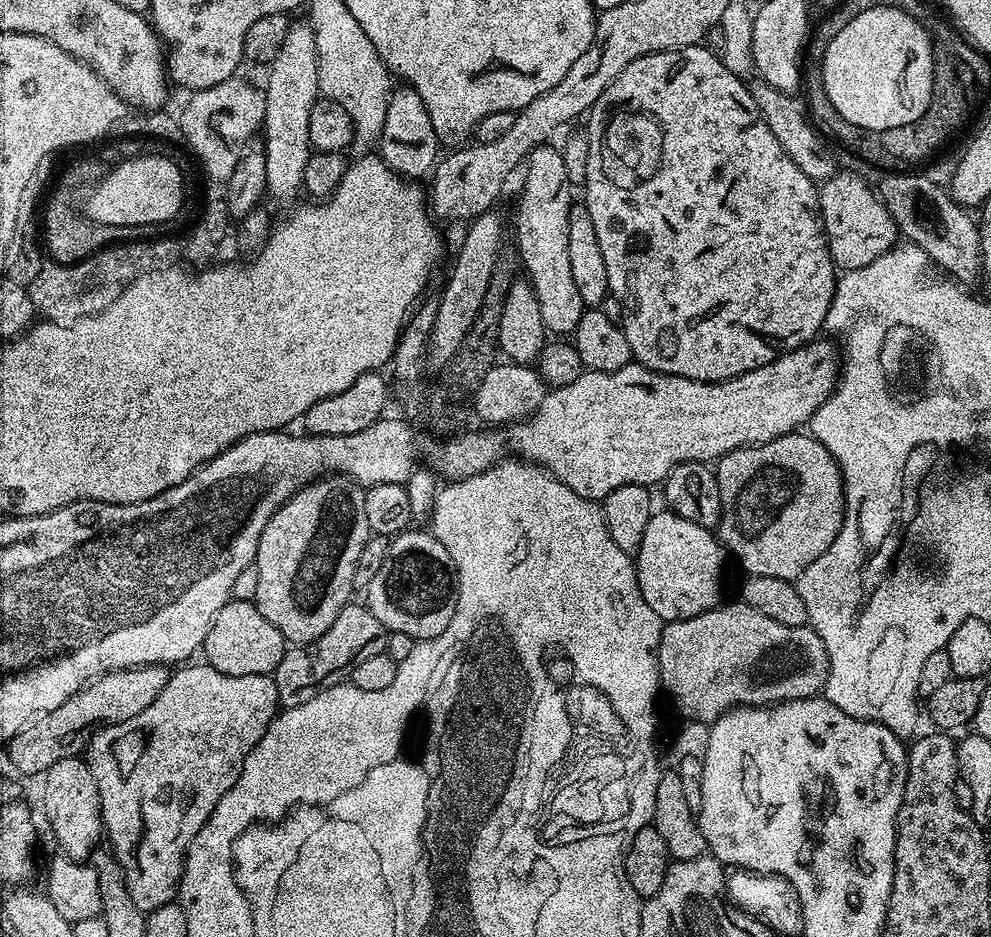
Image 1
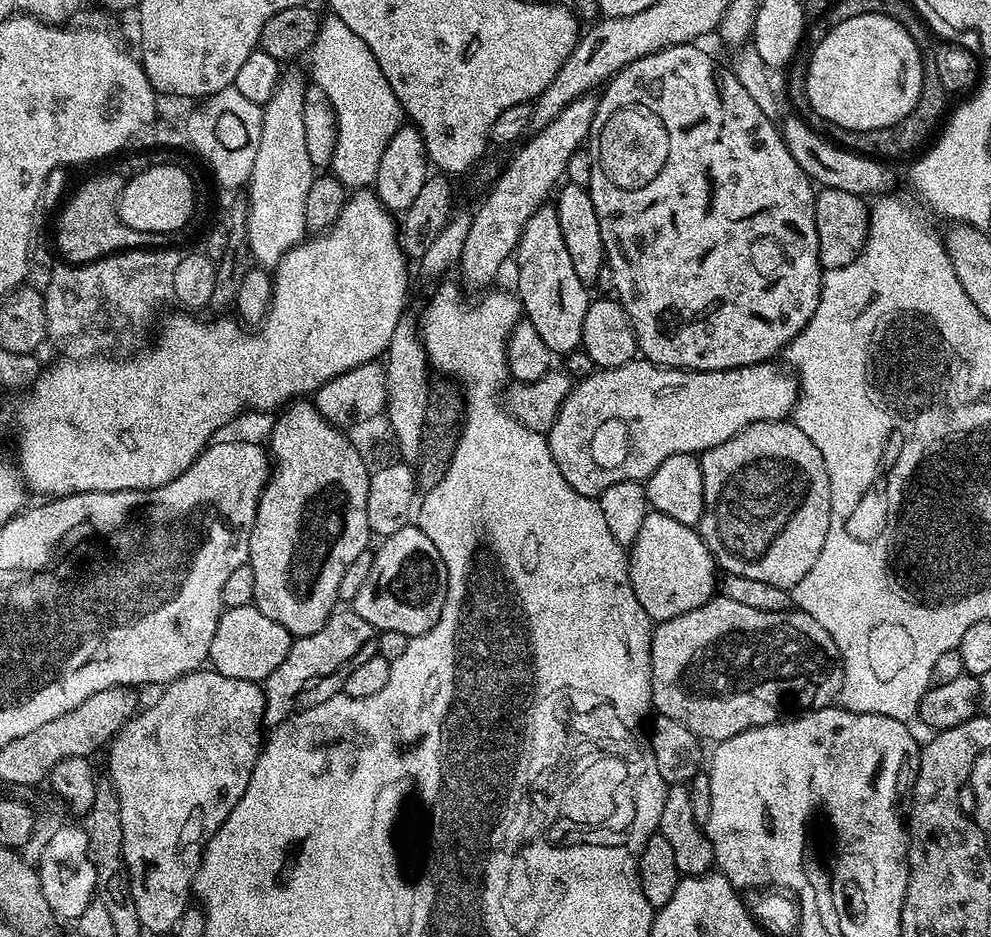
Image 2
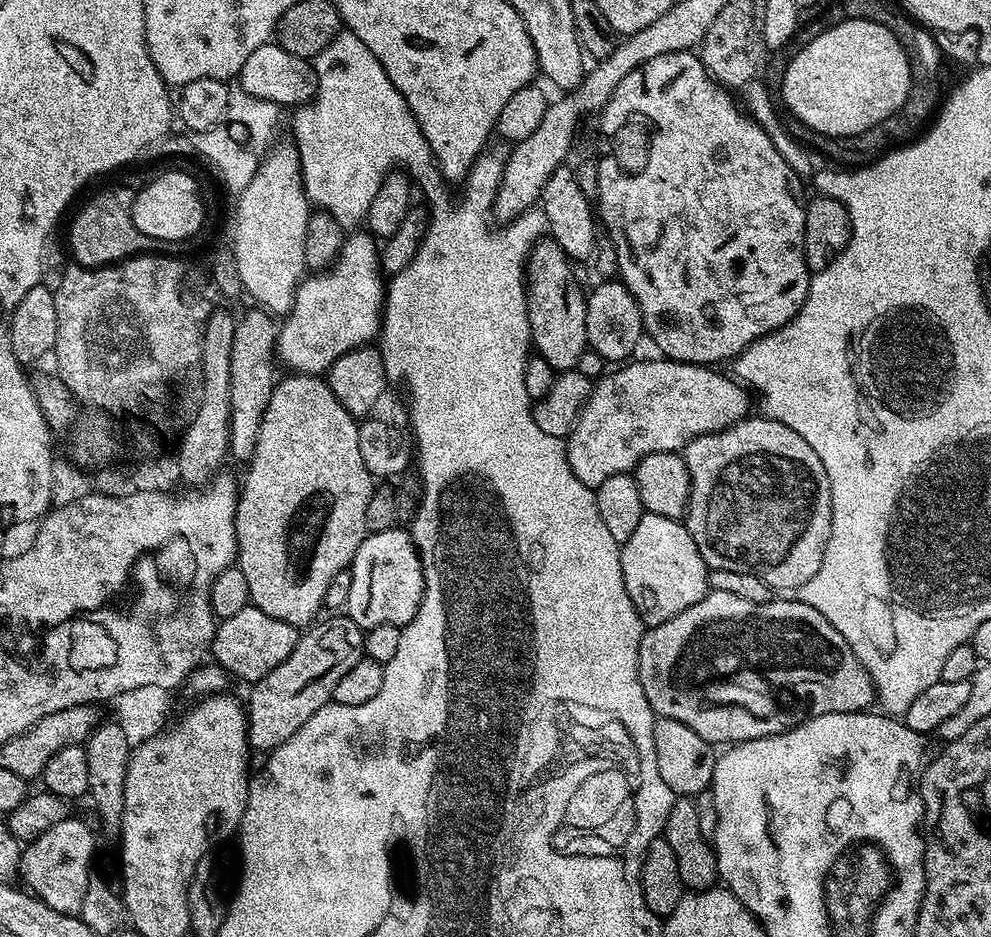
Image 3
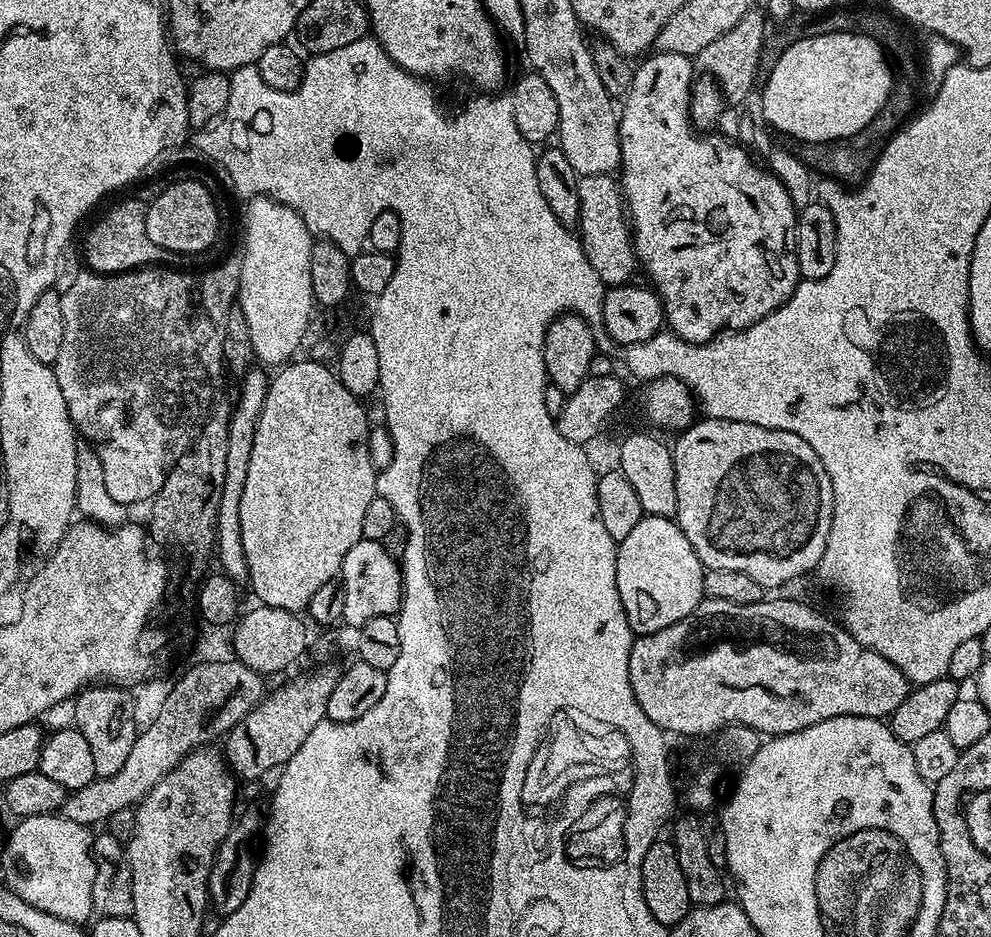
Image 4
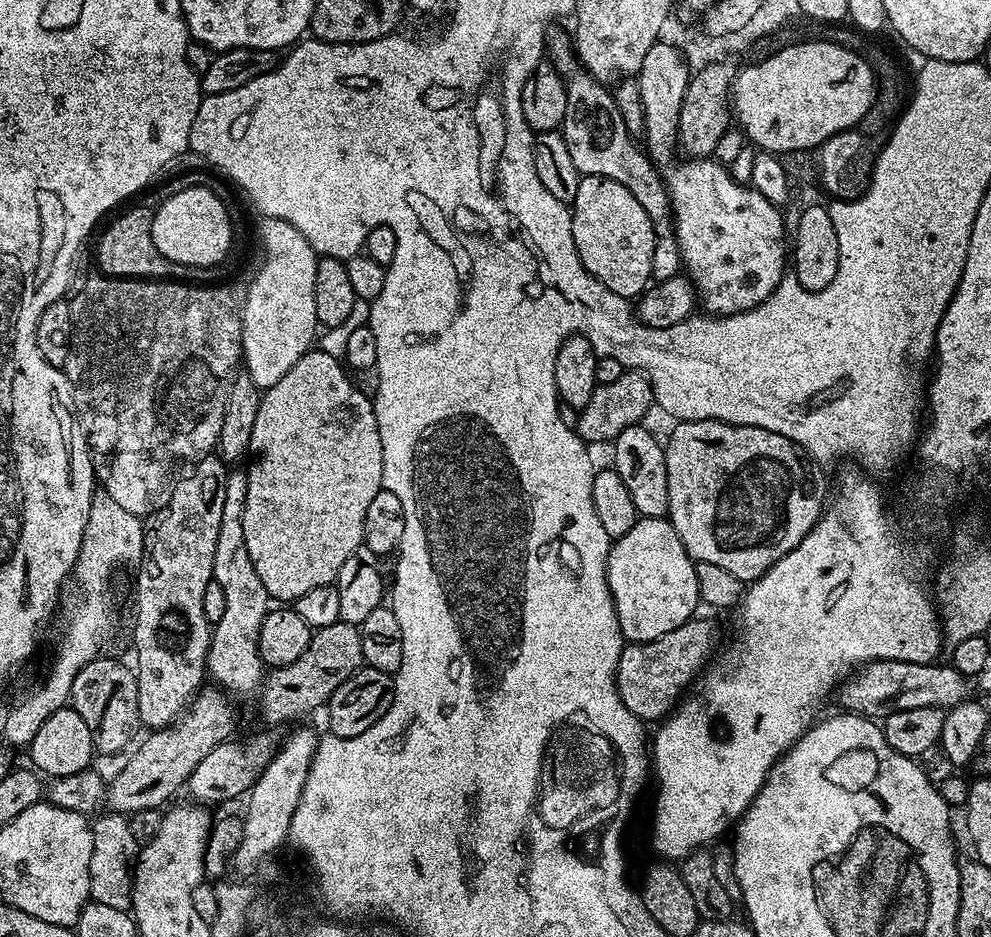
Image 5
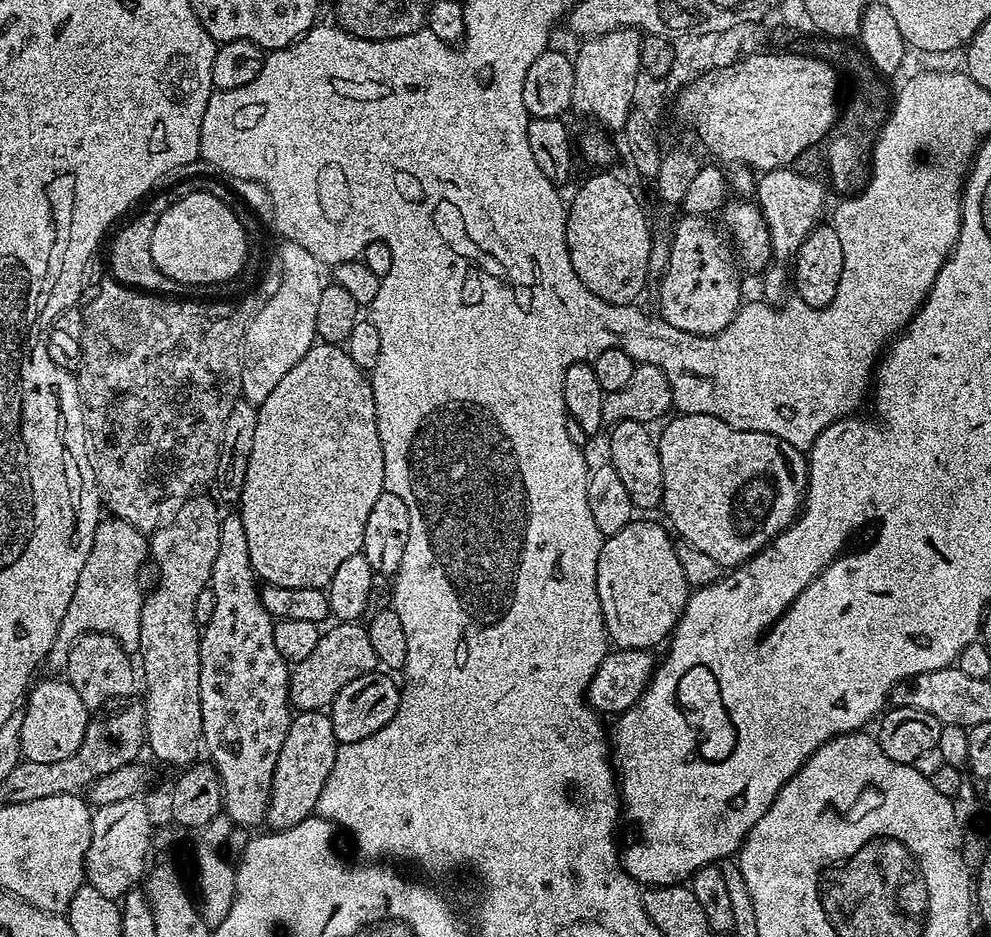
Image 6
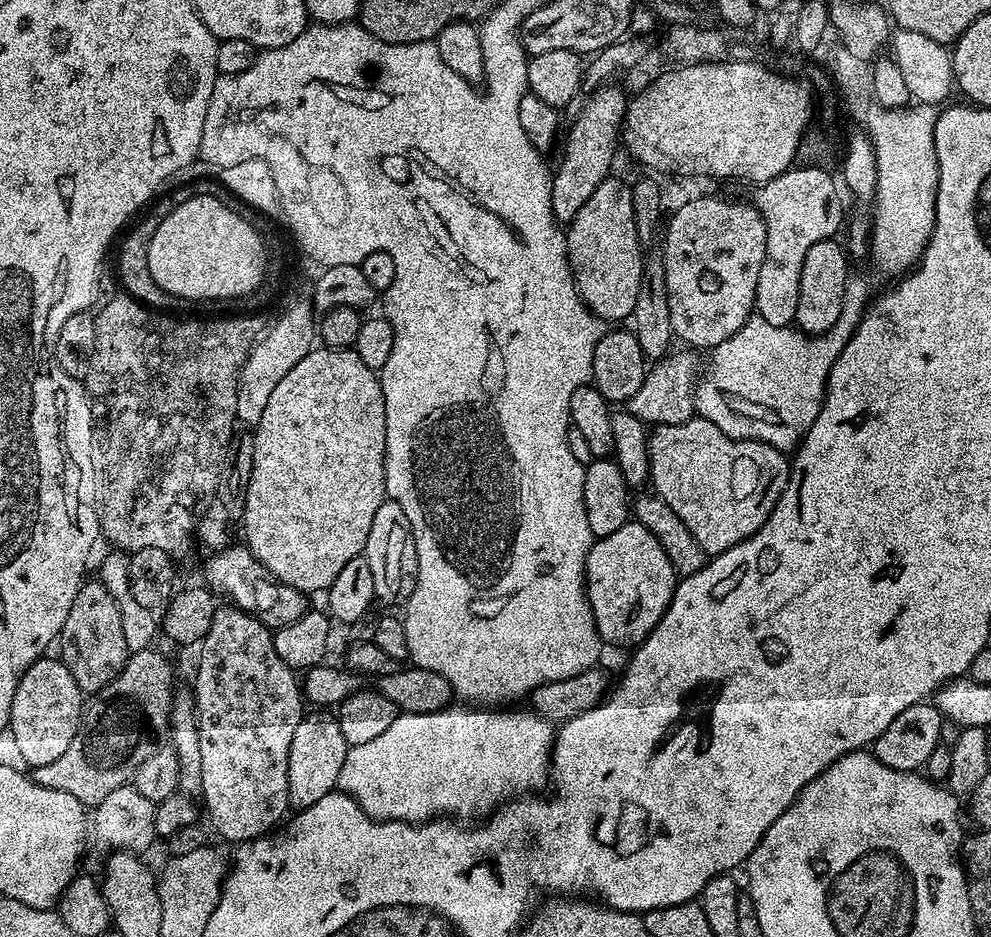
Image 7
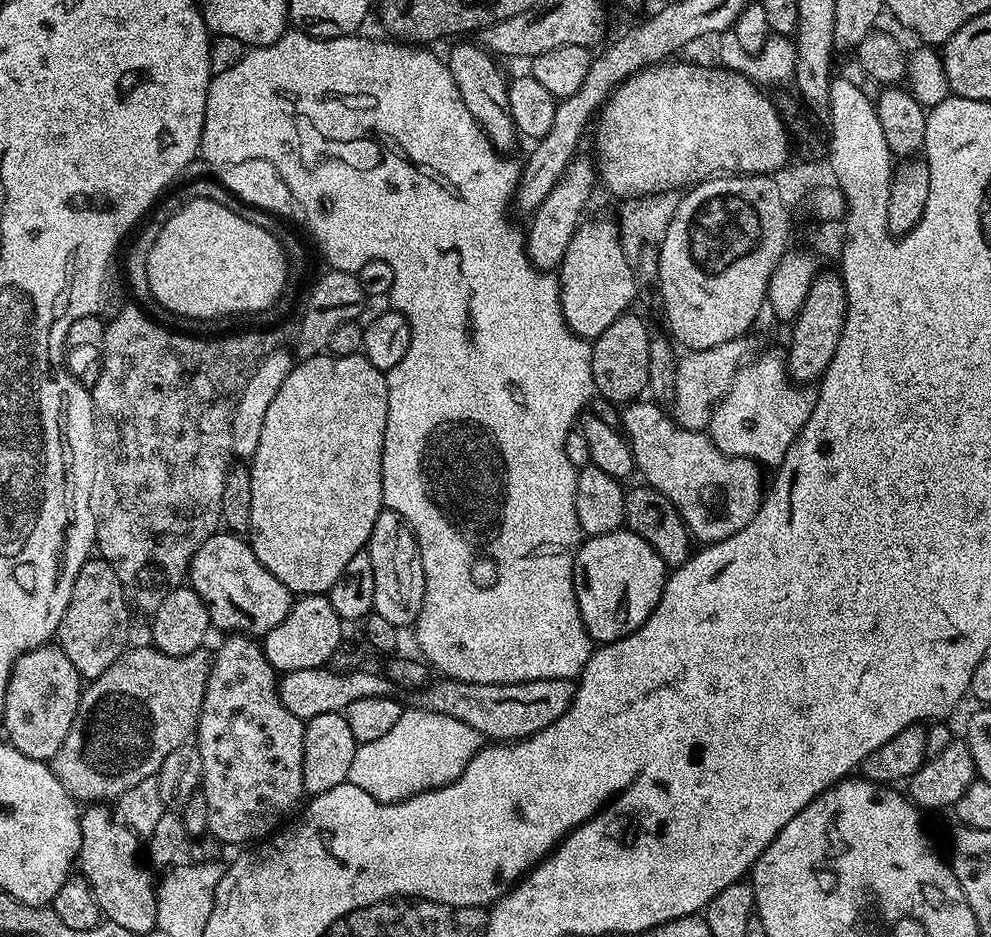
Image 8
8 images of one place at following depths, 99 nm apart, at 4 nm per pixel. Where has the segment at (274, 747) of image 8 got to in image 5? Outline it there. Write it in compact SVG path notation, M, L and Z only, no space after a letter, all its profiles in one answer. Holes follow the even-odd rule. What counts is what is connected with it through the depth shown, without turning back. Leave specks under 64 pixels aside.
M234 468L229 471L212 572L213 581L222 586L226 610L211 629L212 641L209 642L207 658L207 675L211 678L213 676L217 680L213 681L225 693L237 692L240 696L255 688L257 691L264 683L266 665L258 650L258 634L270 611L270 597L266 586L262 586L262 578L258 578L258 570L254 570L254 562L250 562L243 529L242 514L245 510L247 485L248 475L243 469Z

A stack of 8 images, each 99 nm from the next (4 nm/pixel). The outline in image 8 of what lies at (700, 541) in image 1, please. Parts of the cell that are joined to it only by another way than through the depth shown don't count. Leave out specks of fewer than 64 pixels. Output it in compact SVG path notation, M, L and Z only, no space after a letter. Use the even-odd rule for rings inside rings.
M621 530L587 537L576 550L572 585L580 617L593 641L609 644L639 630L658 606L669 575L650 542L638 534Z

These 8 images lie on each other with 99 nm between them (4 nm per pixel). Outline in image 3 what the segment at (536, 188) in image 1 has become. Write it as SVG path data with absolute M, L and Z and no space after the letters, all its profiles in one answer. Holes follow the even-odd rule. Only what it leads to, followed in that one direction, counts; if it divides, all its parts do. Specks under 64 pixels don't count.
M550 238L537 240L528 255L526 287L532 347L556 373L571 372L578 358L589 351L586 338L586 292L580 289L568 255Z

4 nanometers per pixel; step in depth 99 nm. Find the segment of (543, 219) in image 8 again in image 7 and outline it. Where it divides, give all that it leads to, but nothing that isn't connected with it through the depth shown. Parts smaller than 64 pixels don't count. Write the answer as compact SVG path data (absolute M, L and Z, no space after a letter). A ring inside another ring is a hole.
M605 86L602 88L597 88L595 92L591 93L587 97L588 101L584 104L584 109L580 112L580 117L577 118L576 121L572 124L572 129L568 132L568 141L564 144L564 157L560 160L560 165L557 168L554 168L552 172L552 193L550 194L550 202L552 203L552 213L556 215L557 221L560 222L570 222L574 218L574 214L578 214L578 210L582 210L582 205L585 204L586 198L590 198L590 194L594 194L594 190L598 190L598 186L601 184L603 180L609 179L610 173L608 172L612 168L612 155L616 152L616 144L618 148L618 141L622 136L622 125L624 122L624 114L628 111L628 101L629 97L627 95L624 96L624 92L620 88L612 88L616 86Z

